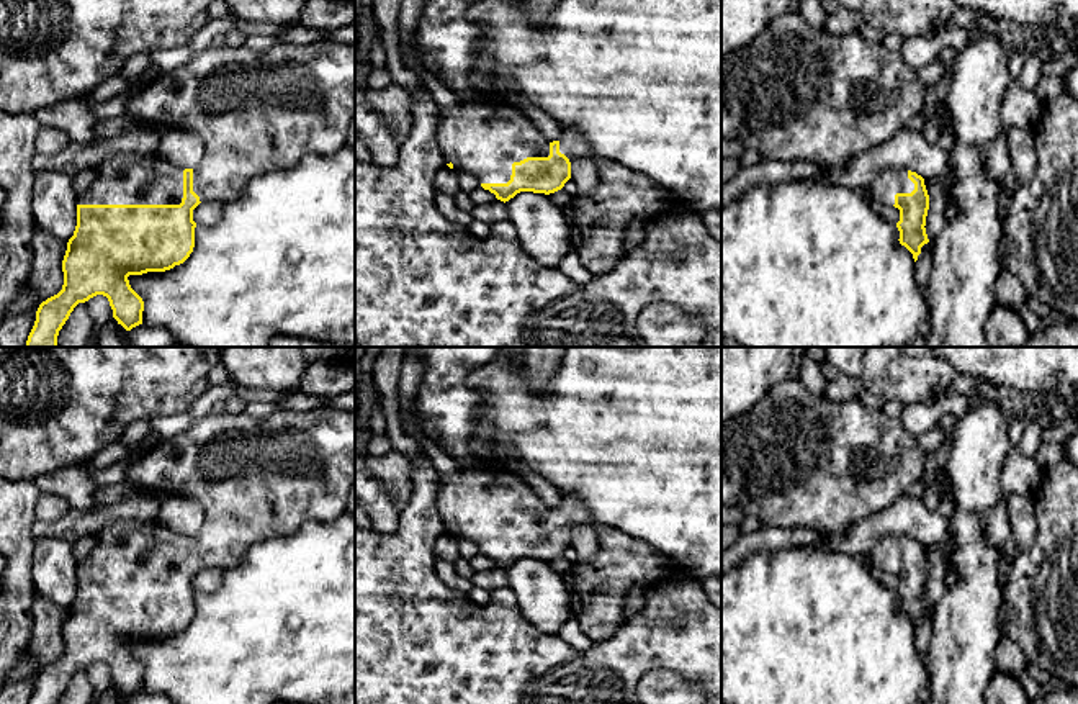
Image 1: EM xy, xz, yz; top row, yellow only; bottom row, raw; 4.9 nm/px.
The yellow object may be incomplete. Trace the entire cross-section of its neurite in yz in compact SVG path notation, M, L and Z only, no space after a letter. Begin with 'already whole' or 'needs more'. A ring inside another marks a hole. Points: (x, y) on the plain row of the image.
needs more | M892 534L882 537L864 558L867 565L900 576L898 607L913 621L916 629L921 614L929 609L924 594L929 576L924 545L908 535Z

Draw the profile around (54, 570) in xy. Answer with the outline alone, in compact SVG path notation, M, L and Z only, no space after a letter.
M49 534L36 539L31 576L36 596L67 611L77 593L77 560L72 544Z

